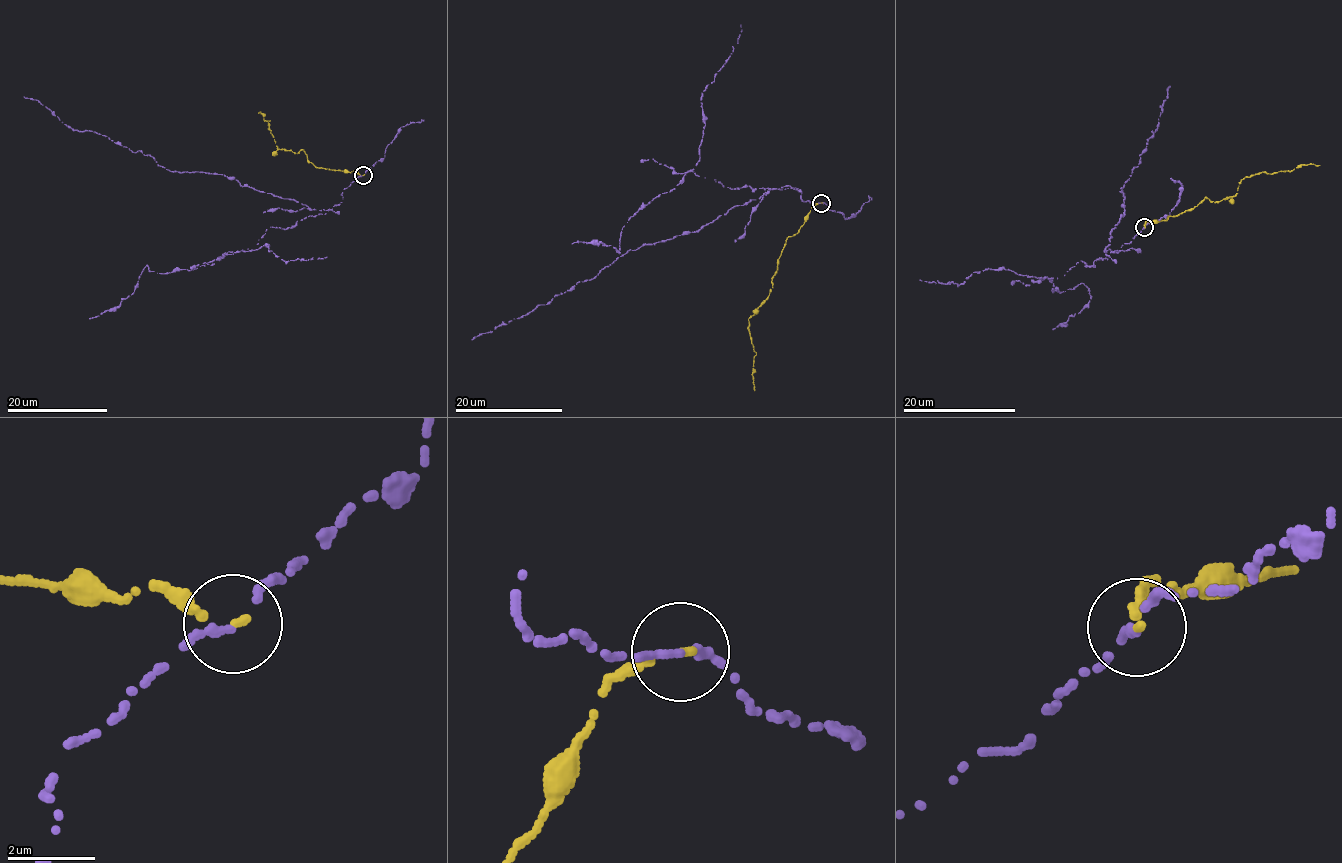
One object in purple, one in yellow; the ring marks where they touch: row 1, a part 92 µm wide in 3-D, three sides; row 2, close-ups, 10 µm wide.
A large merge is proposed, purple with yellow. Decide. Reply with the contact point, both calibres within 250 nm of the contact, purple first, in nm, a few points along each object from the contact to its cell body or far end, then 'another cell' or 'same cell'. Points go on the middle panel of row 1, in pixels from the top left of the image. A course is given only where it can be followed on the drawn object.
at (821, 203); 200 nm thick on the purple side, 180 nm on the other; purple runs (821, 202), (802, 201), (798, 188), (788, 185), (769, 190), (695, 232), (625, 253), (593, 278), (471, 340); yellow runs (821, 202), (811, 207), (800, 229), (786, 238), (768, 298), (751, 316), (751, 343), (756, 354), (754, 391); another cell

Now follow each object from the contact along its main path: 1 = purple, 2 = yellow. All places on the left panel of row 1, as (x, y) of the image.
1: (363, 176), (342, 193), (340, 203), (311, 210), (235, 177), (171, 171), (107, 136), (73, 130), (23, 97)
2: (363, 175), (315, 166), (302, 149), (294, 152), (278, 148), (267, 125), (270, 120), (264, 121), (258, 112)

